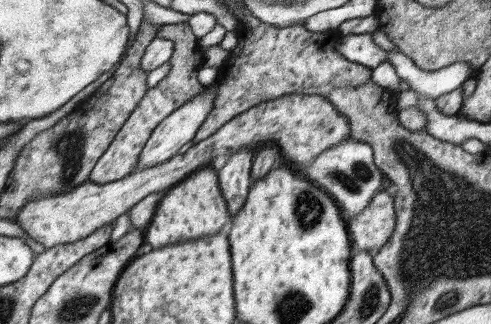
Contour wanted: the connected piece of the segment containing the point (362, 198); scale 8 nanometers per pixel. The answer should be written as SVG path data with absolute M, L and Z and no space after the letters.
M352 137L346 138L344 142L328 148L328 150L324 150L312 162L301 165L299 172L303 178L318 184L334 199L336 205L341 208L346 223L350 218L358 216L370 204L370 200L383 190L383 172L374 162L372 146L358 142Z

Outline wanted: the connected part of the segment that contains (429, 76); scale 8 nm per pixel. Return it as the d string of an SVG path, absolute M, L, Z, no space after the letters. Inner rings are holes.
M387 51L389 63L392 63L398 76L408 84L409 90L424 94L432 100L440 98L462 86L462 83L473 76L472 66L468 63L454 63L436 71L424 71L414 64L402 52Z

